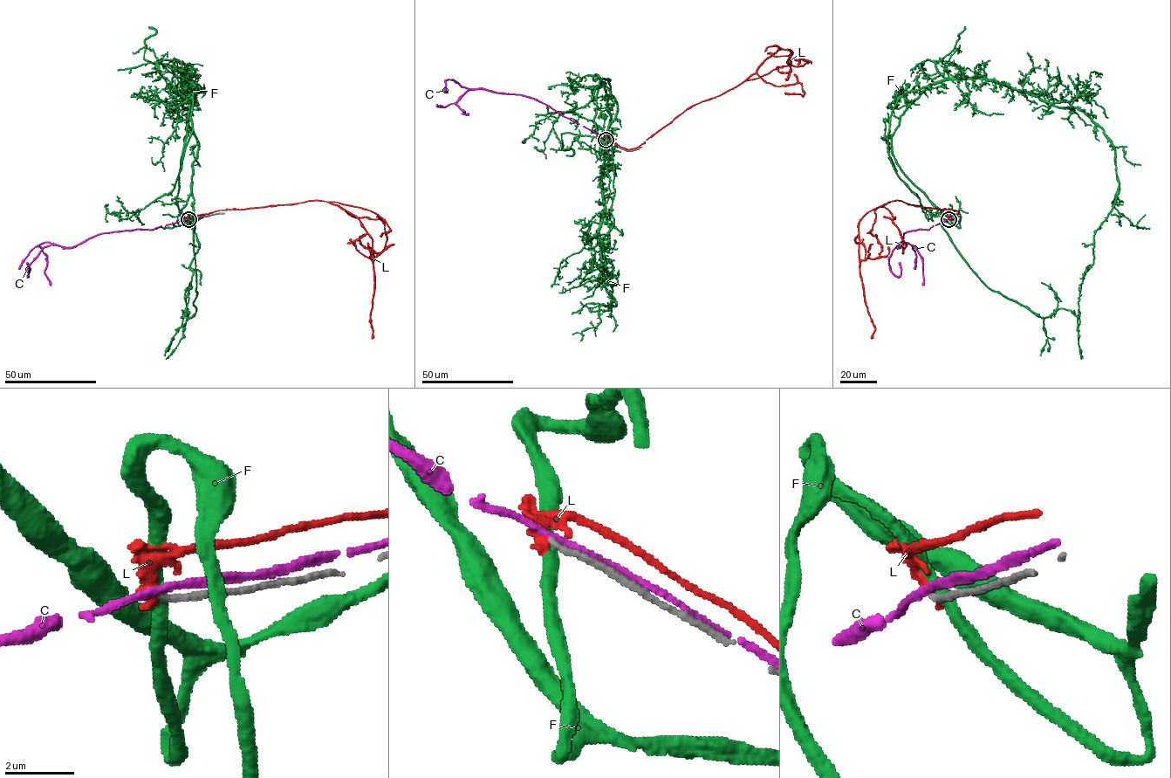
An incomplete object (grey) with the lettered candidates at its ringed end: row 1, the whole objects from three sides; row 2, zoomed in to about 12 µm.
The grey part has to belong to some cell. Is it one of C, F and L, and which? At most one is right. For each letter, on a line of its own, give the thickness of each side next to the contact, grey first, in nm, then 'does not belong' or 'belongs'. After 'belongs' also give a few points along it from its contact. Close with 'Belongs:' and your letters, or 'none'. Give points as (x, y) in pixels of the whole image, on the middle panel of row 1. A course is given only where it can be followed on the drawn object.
C: calibres 220 and 180 nm; does not belong
F: calibres 220 and 360 nm; does not belong
L: calibres 200 and 360 nm; does not belong
Belongs: none

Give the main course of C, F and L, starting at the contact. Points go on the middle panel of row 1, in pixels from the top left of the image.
C: (606, 140), (544, 104), (517, 94), (469, 89), (456, 104), (464, 112), (462, 113), (469, 113)
F: (606, 140), (606, 151), (594, 123), (603, 82), (599, 237), (609, 310), (617, 285), (599, 269)
L: (606, 140), (626, 149), (638, 148), (688, 108), (747, 79), (777, 50), (791, 51), (790, 65), (789, 62)

